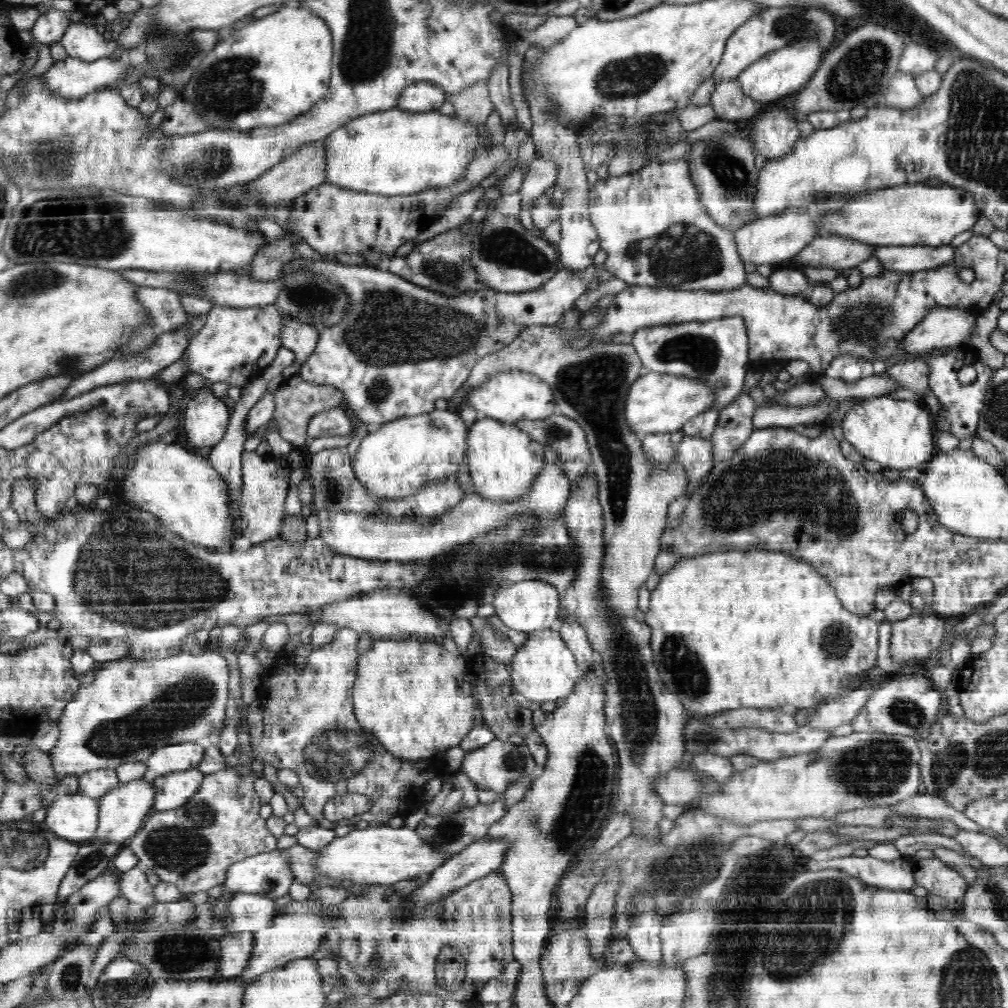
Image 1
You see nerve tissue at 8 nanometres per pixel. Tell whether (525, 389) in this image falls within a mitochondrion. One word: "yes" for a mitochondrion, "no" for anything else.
no

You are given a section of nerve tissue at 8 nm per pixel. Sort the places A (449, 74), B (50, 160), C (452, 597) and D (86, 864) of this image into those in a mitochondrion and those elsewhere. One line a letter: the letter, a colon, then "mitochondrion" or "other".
A: other
B: mitochondrion
C: mitochondrion
D: mitochondrion

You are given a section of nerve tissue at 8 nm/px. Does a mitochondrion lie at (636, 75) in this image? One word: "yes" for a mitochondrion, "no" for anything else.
yes

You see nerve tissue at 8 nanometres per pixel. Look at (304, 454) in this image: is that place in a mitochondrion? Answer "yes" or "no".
no

